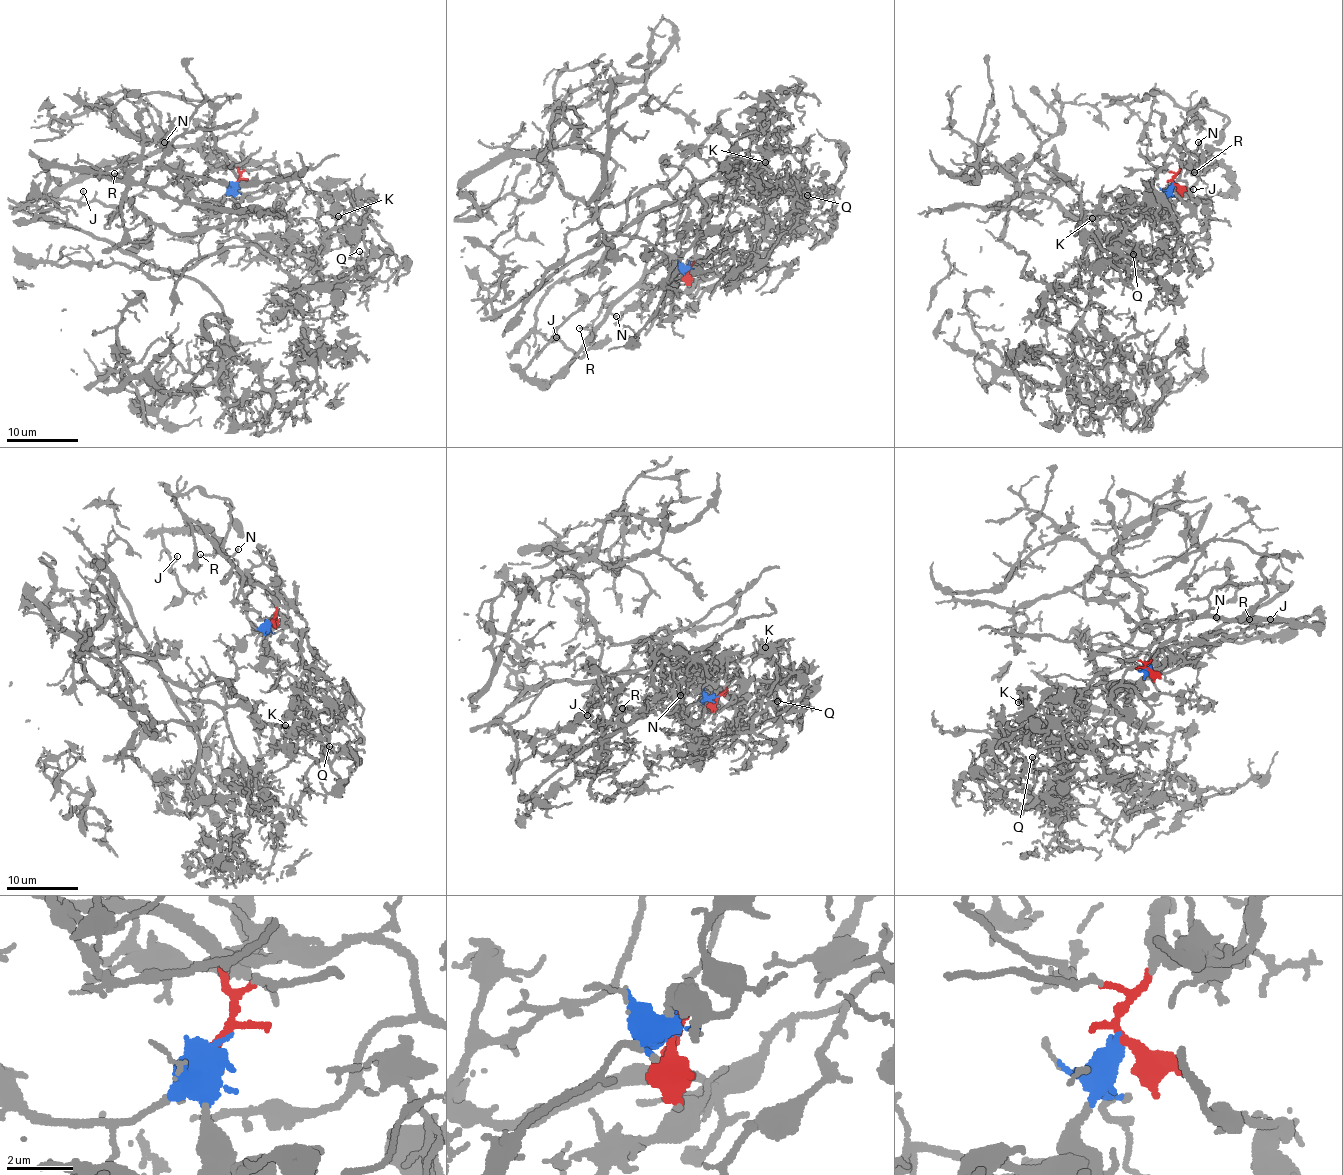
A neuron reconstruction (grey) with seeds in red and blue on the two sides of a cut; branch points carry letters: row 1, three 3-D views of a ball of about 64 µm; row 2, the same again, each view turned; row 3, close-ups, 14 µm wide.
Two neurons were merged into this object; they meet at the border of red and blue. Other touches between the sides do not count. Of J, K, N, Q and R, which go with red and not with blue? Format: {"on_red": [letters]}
{"on_red": ["J", "N", "R"]}

